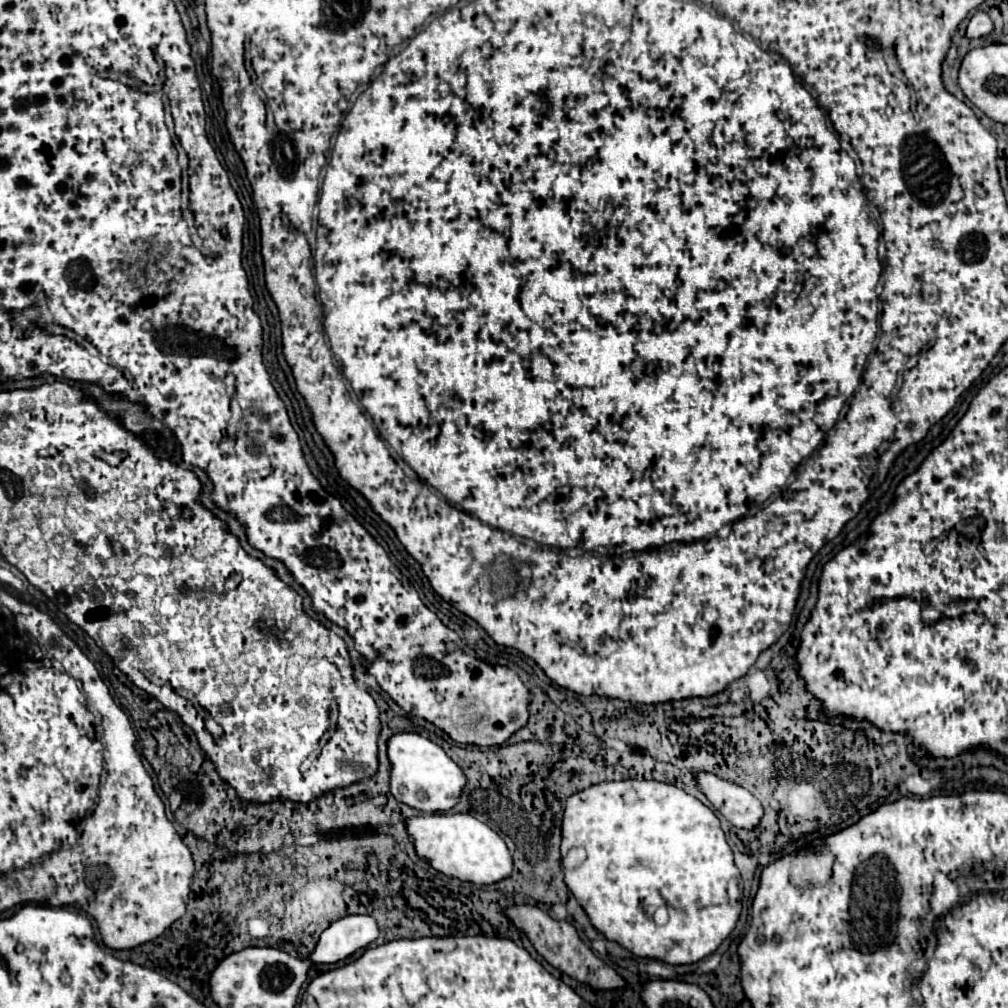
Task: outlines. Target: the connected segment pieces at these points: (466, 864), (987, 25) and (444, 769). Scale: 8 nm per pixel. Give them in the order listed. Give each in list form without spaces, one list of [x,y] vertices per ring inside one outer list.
[[[422,814],[404,820],[414,850],[434,870],[472,884],[500,882],[512,872],[512,856],[504,840],[470,814]]]
[[[976,12],[968,26],[966,26],[966,38],[982,38],[992,30],[992,20],[986,12]]]
[[[400,732],[388,740],[390,760],[390,794],[422,812],[446,812],[456,802],[466,784],[462,770],[446,756],[446,752],[414,732]]]

